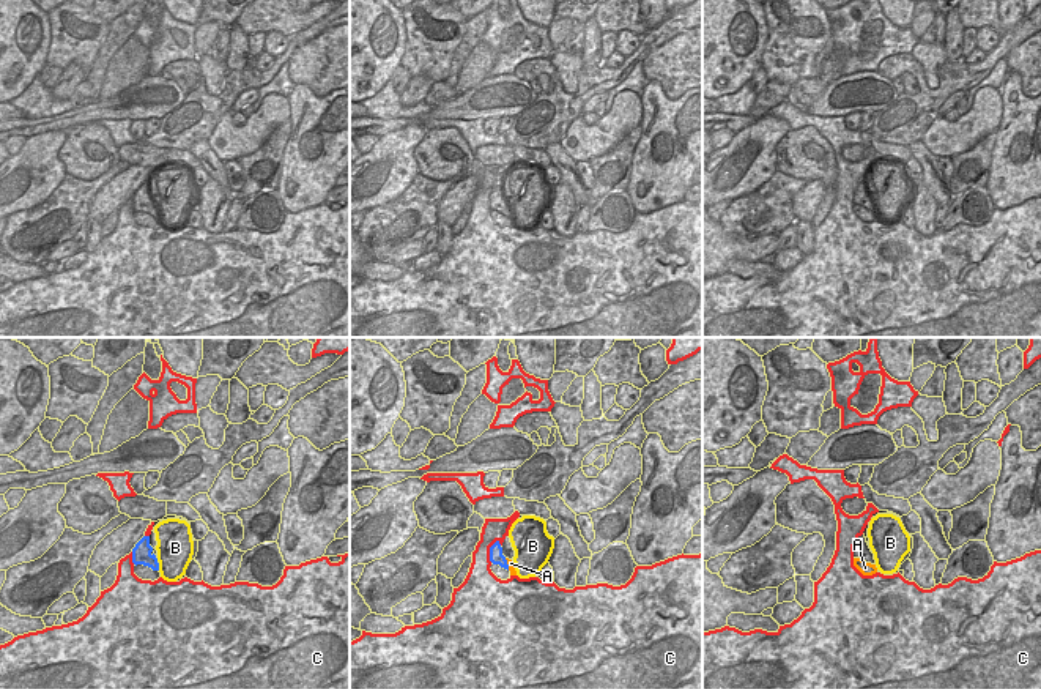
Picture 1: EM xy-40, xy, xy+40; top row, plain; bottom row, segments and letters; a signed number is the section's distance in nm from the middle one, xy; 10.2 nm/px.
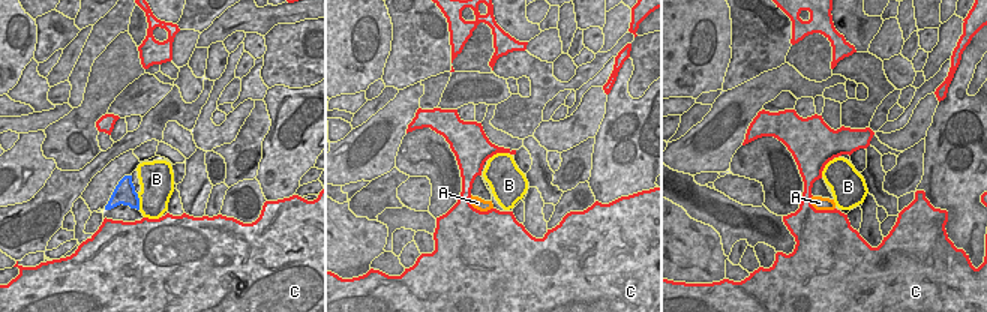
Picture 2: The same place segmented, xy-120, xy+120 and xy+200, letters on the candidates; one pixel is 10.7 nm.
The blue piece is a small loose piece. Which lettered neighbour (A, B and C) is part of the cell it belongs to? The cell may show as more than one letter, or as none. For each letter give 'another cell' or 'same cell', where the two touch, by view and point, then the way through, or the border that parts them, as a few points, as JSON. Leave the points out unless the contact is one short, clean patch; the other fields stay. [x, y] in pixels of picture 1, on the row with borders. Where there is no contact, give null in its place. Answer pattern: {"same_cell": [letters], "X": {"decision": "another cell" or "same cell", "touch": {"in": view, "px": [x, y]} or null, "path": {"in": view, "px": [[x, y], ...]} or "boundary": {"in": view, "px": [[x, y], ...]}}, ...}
{"same_cell": ["A"], "A": {"decision": "same cell", "touch": {"in": "xy", "px": [507, 565]}, "path": {"in": "xy", "px": [[496, 557], [507, 565], [511, 563]]}}, "B": {"decision": "another cell", "touch": {"in": "xy-40", "px": [158, 566]}}, "C": {"decision": "another cell", "touch": {"in": "xy", "px": [490, 551]}, "boundary": {"in": "xy", "px": [[498, 540], [490, 547], [490, 562]]}}}

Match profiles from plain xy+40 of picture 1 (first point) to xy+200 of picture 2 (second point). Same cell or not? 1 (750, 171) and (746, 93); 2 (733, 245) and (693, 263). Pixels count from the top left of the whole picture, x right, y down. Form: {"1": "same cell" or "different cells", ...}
{"1": "same cell", "2": "same cell"}

